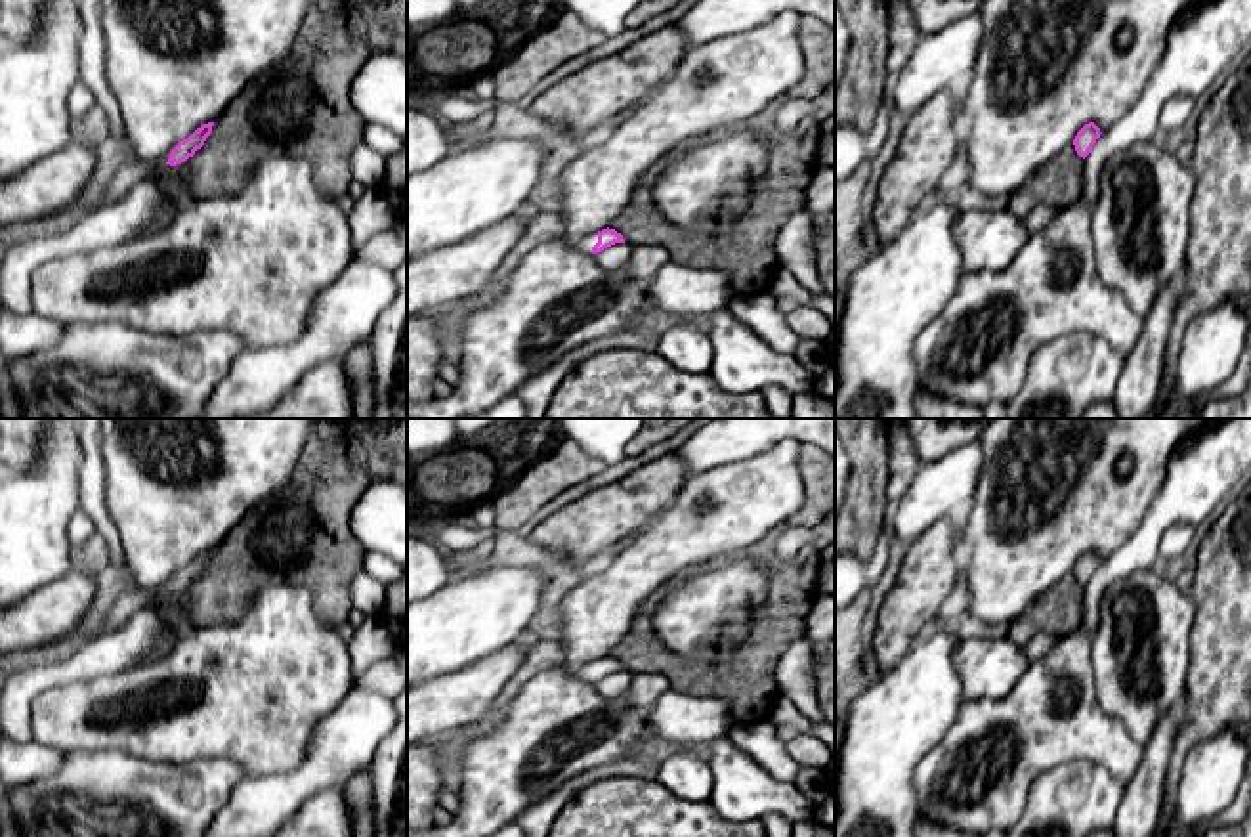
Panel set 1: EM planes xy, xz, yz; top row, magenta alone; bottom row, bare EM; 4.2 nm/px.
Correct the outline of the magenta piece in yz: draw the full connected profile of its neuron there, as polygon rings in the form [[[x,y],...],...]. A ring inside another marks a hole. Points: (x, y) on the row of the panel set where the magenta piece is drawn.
[[[1094,122],[1085,124],[1073,140],[1077,155],[1085,159],[1092,151],[1092,145],[1100,138],[1100,134],[1102,132]]]

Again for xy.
[[[214,122],[202,124],[197,128],[187,140],[180,141],[172,151],[166,164],[176,166],[185,162],[189,157],[195,155],[197,149],[201,149],[206,141],[206,138],[212,134]]]

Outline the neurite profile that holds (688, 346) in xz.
[[[680,321],[661,334],[657,352],[676,369],[691,375],[710,373],[714,348],[707,327],[697,321]]]

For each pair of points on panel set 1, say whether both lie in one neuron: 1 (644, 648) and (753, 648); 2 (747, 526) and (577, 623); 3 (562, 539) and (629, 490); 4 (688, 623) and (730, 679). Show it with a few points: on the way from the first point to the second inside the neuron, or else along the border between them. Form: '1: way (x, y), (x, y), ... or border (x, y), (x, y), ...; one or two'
1: way (671, 665), (682, 675), (726, 675); one
2: way (705, 526), (696, 528), (657, 553), (619, 591); one
3: way (579, 532), (612, 507); one
4: border (749, 631), (730, 658), (703, 664); two

